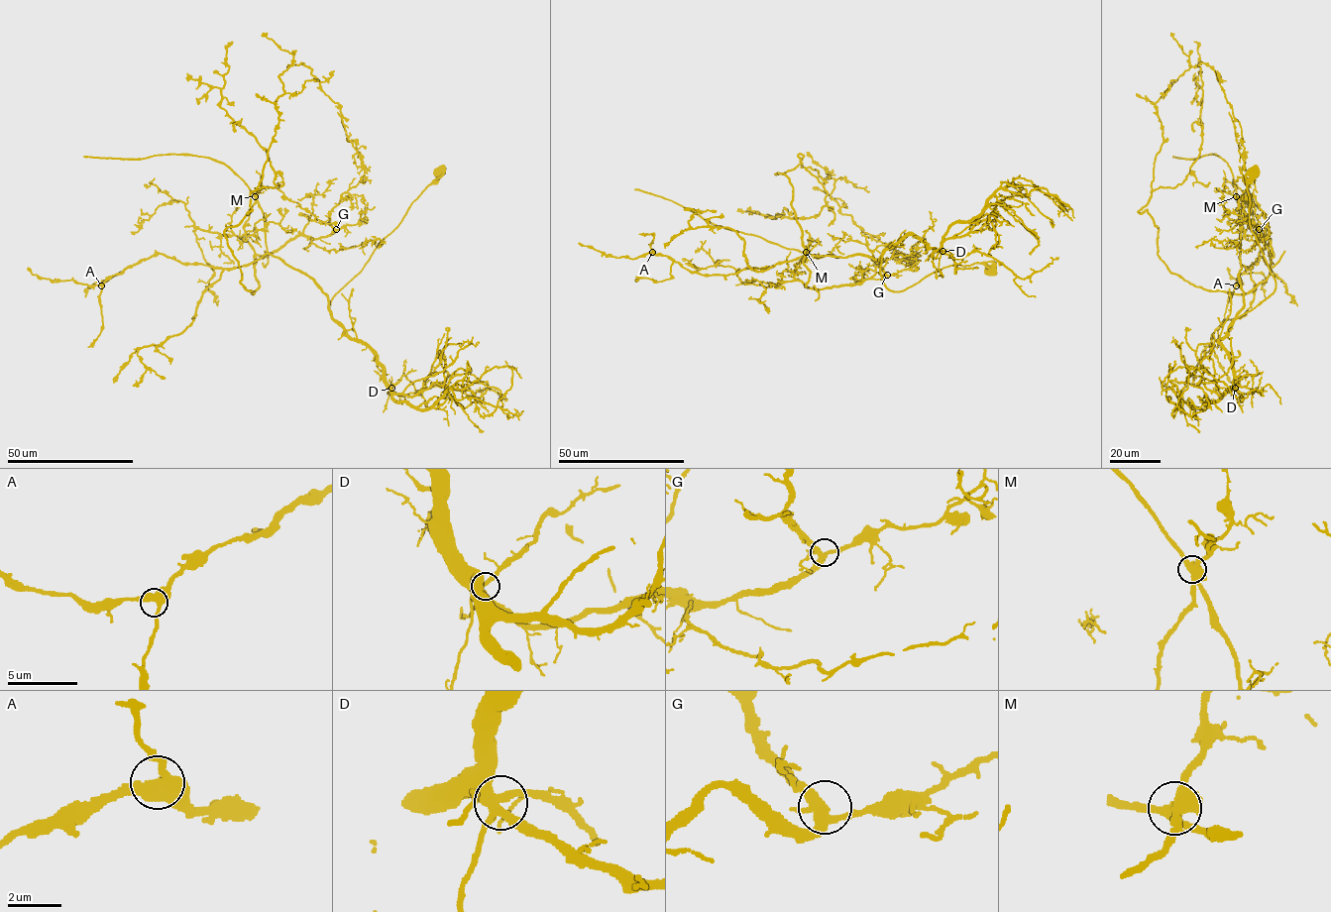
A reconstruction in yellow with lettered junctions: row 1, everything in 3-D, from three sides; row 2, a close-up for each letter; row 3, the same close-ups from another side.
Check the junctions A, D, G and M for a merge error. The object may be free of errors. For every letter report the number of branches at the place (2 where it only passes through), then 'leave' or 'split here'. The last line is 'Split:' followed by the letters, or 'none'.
A: 3 | leave
D: 5 | leave
G: 4 | leave
M: 4 | split here
Split: M

